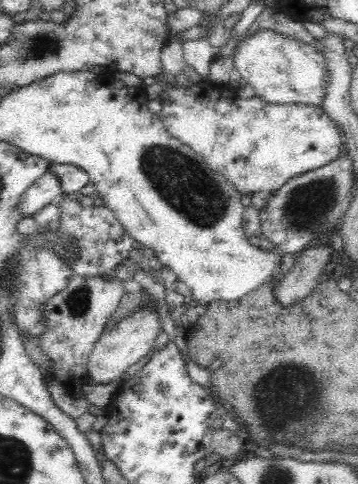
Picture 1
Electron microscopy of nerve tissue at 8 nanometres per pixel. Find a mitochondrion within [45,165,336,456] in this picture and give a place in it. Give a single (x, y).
(285, 402)

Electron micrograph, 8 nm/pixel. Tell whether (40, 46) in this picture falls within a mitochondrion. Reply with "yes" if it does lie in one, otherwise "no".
yes

